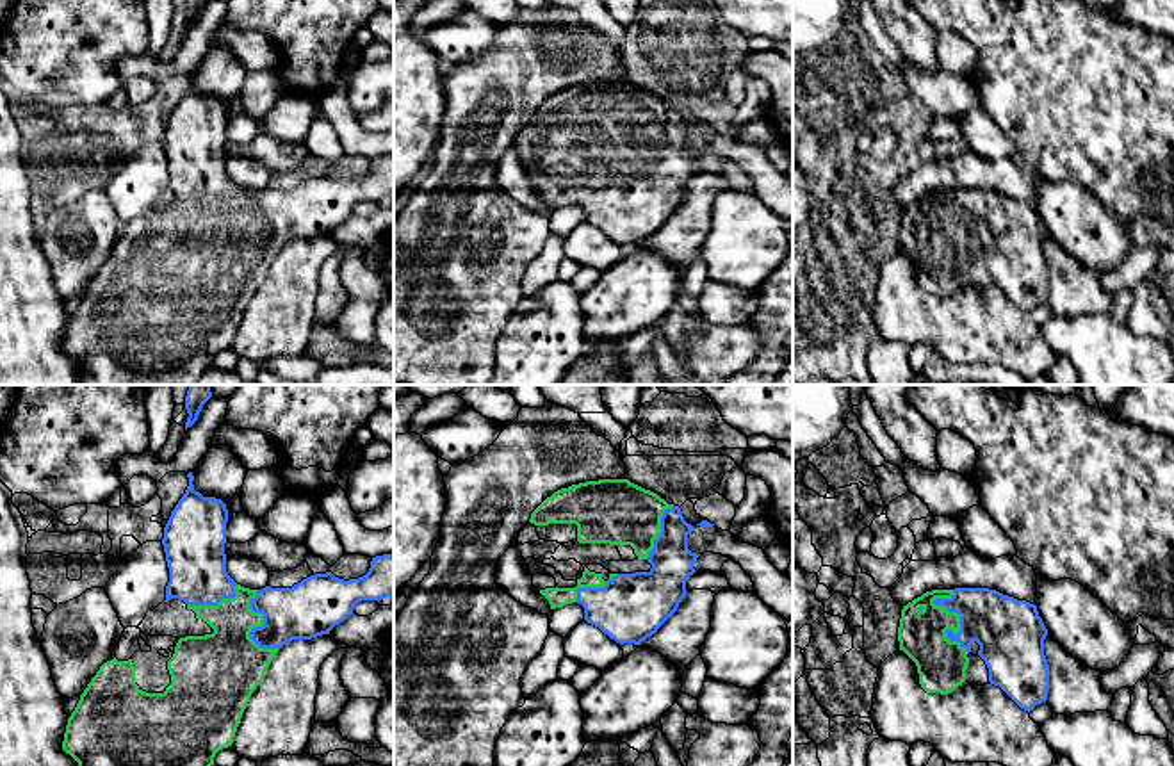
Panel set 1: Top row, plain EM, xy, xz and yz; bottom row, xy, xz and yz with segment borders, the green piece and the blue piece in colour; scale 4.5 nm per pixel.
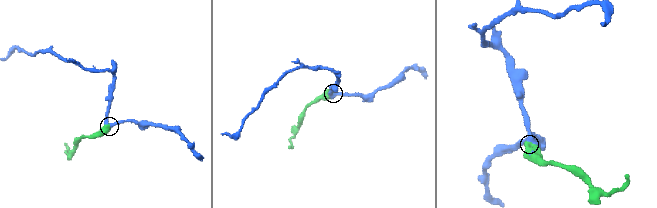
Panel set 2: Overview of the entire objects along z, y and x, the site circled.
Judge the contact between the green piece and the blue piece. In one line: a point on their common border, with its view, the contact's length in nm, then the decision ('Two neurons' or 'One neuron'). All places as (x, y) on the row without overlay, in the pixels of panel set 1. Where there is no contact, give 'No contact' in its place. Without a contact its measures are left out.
Touches green at yz (959, 220). Shared border 300 nm. One neuron

